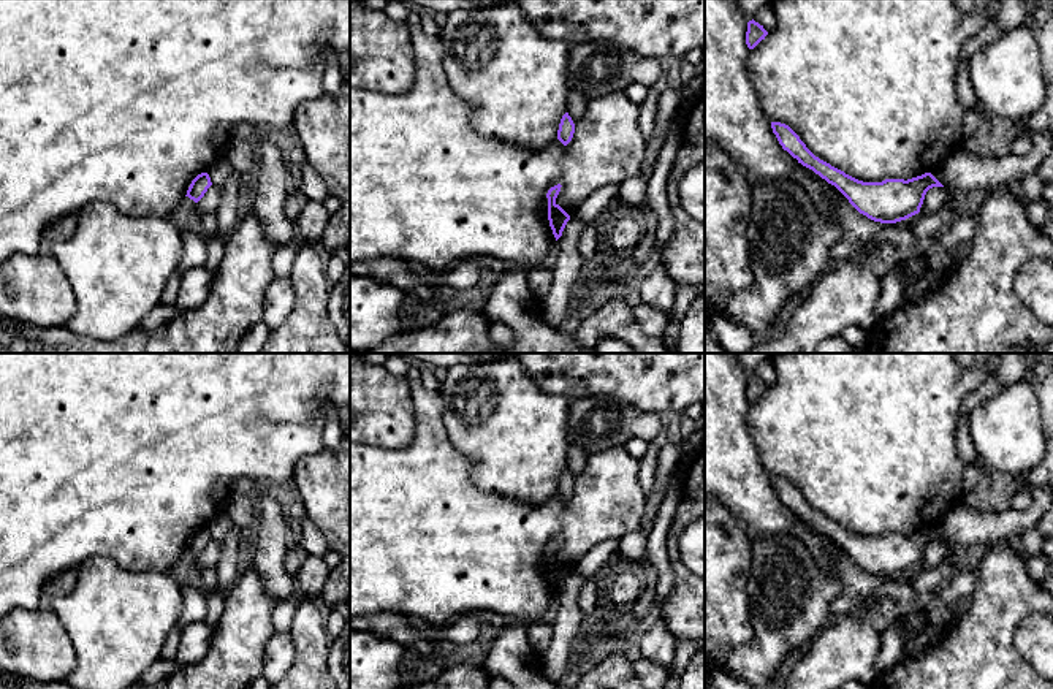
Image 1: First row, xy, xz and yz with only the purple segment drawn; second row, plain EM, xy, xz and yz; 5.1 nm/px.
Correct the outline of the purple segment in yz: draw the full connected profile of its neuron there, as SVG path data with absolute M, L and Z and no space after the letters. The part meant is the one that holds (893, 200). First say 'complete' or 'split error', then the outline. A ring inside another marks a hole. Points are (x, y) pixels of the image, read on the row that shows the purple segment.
complete; M771 122L771 128L784 150L834 185L860 214L874 222L896 223L906 220L920 212L929 188L944 187L931 173L907 181L858 181L815 157L789 125Z

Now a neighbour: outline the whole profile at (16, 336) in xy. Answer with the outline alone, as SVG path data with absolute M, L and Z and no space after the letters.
M0 314L0 353L146 353L150 336L136 328L120 339L101 341L68 326L35 326Z

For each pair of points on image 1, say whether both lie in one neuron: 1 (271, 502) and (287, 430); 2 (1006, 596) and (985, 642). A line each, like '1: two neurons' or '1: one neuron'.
1: two neurons
2: one neuron

